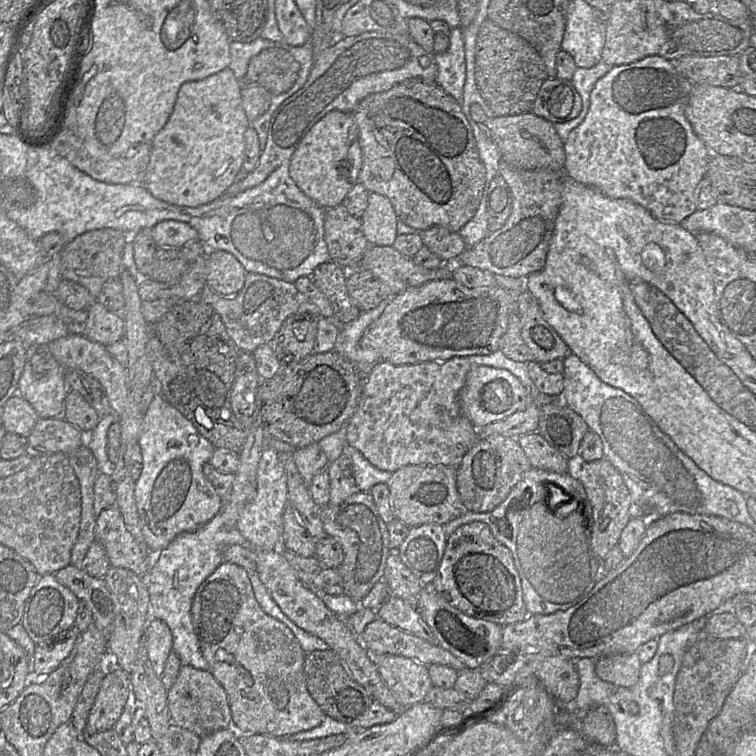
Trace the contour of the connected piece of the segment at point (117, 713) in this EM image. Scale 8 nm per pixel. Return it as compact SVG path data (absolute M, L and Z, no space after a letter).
M123 669L104 676L87 719L86 733L113 729L125 708L130 686L130 673Z

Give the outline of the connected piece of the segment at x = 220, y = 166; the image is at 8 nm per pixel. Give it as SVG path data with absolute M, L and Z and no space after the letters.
M229 67L180 87L172 114L151 143L143 185L155 198L198 207L221 197L235 182L244 160L245 132L250 127L241 89L242 82Z

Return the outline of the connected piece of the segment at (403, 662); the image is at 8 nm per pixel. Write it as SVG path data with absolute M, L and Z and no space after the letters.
M372 656L381 678L402 708L425 700L433 687L428 666L402 656Z

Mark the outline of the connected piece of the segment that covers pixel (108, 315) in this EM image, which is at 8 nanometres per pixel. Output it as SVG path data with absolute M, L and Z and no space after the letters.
M95 300L87 309L85 336L105 346L124 337L125 323L121 313L113 313Z

